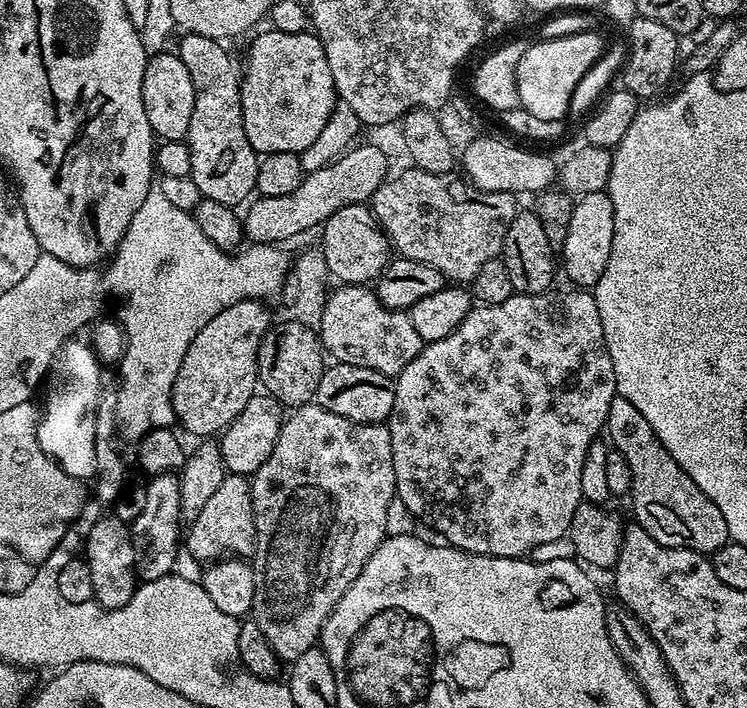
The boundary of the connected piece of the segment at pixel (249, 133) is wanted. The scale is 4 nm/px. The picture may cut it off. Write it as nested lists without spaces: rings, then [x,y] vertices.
[[[267,31],[255,33],[257,36],[248,48],[248,61],[242,64],[240,101],[246,138],[250,138],[250,146],[257,154],[299,154],[311,146],[318,134],[322,134],[322,126],[326,126],[336,108],[338,97],[334,74],[330,74],[326,50],[315,31],[298,34]]]

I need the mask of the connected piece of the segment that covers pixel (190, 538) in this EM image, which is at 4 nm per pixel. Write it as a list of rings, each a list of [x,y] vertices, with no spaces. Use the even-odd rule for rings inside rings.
[[[225,475],[222,486],[202,506],[198,518],[190,522],[186,532],[186,552],[196,560],[212,562],[231,554],[236,558],[248,558],[256,550],[256,527],[252,509],[252,485],[247,476]]]

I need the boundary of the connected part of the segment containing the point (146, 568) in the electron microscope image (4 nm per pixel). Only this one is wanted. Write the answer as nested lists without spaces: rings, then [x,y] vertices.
[[[167,472],[148,480],[146,503],[142,514],[138,514],[138,518],[134,518],[130,525],[134,542],[134,566],[141,581],[159,582],[162,577],[173,575],[175,568],[172,567],[176,564],[176,555],[182,552],[181,506],[180,482],[173,473]]]

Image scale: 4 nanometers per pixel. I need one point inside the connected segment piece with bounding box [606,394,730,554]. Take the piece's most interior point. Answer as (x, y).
(666, 501)

